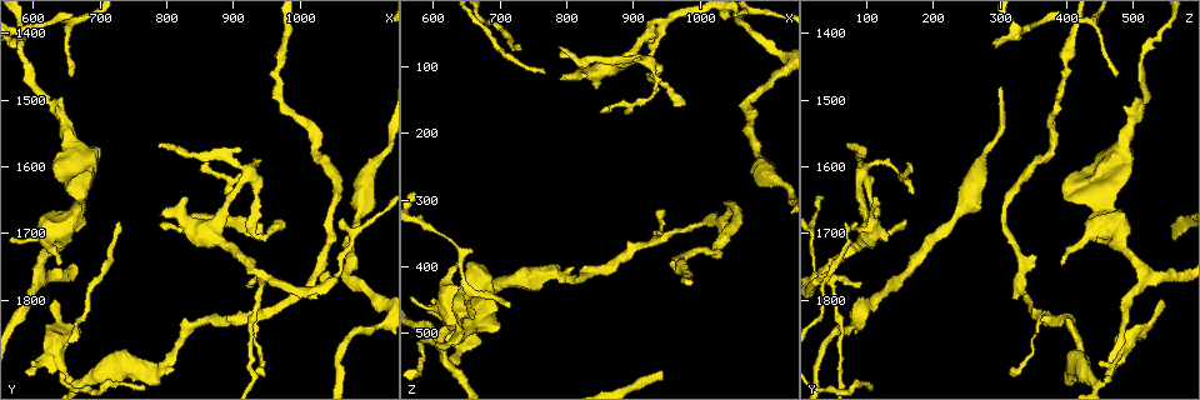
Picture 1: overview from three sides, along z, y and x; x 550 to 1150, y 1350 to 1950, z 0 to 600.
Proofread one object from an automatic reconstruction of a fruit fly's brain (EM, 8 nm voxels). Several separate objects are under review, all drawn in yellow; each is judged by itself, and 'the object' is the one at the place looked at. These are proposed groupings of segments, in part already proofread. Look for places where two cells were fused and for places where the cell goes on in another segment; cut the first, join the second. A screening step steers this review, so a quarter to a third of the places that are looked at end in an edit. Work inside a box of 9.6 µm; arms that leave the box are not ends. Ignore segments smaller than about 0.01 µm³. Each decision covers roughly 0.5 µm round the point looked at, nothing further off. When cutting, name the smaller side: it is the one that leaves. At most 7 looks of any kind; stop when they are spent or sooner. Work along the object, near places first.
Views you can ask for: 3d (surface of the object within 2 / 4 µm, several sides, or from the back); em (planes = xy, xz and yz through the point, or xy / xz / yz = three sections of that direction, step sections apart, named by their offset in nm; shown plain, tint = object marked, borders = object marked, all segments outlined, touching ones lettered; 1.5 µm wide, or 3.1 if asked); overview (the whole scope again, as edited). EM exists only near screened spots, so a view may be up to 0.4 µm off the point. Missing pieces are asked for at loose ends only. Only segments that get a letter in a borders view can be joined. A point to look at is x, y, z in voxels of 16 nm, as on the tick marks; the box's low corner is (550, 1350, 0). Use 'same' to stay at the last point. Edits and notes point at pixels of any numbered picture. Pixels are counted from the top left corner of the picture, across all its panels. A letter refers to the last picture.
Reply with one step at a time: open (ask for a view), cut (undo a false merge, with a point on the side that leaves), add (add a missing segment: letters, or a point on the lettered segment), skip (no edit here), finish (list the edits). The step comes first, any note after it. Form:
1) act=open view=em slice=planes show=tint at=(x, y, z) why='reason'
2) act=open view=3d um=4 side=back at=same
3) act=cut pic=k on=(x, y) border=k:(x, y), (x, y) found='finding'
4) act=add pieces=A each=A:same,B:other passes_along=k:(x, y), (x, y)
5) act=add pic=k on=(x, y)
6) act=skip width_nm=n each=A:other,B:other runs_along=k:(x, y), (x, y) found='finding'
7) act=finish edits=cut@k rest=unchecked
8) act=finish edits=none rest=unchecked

act=open view=3d um=2 at=(590, 1905, 460) why='branch stops here'

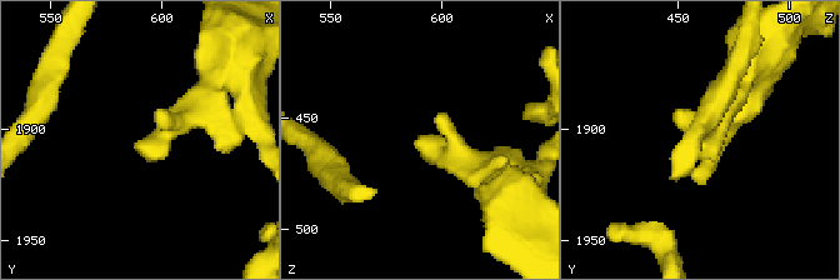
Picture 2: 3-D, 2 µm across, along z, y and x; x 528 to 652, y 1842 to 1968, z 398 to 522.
act=open view=em slice=xz step=4 show=tint at=(587, 1907, 460) why='need the tissue'

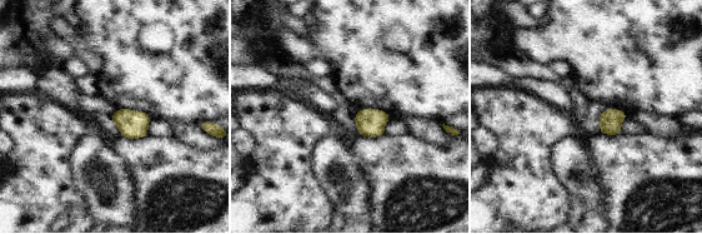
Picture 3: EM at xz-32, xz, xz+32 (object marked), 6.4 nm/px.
act=open view=em slice=xy step=4 show=borders at=same why='another direction'

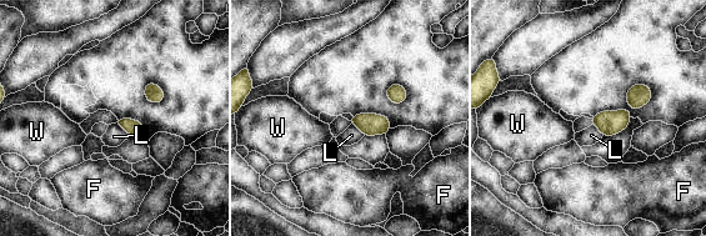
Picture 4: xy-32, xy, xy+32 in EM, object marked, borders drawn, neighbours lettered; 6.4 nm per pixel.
act=skip width_nm=100 each=F:other,L:other,W:other border=4:(115, 122), (130, 135) found='none of them fits'

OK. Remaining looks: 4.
act=open view=3d um=2 at=(660, 1470, 480)

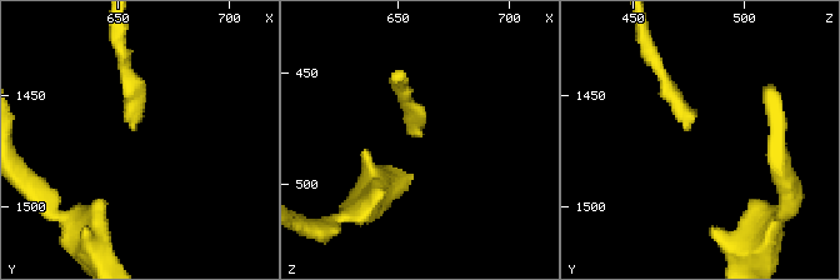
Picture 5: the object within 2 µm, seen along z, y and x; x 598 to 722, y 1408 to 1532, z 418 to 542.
act=open view=em slice=planes show=plain at=(657, 1466, 476) why='need the tissue'

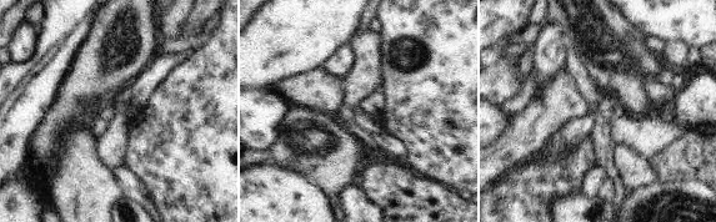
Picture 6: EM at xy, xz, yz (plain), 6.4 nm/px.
act=open view=em slice=planes show=borders at=same why='see the neighbours'

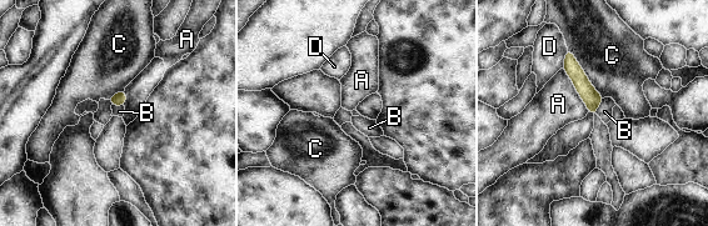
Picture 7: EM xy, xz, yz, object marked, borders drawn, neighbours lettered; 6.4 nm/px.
act=skip each=A:other,B:other,C:other,D:other border=7:(604, 98), (596, 114) found='no lettered segment goes on from it'

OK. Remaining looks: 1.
act=finish edits=none rest=unchecked

